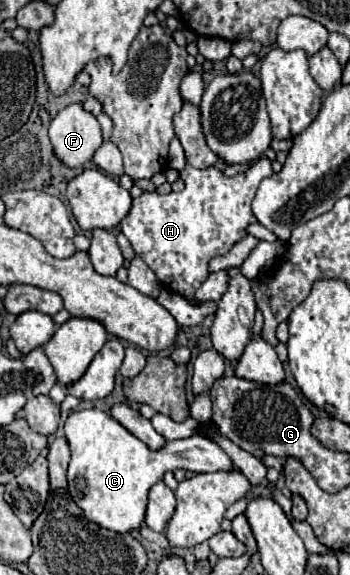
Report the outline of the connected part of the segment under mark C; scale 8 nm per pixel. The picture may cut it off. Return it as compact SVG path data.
M99 409L73 411L65 421L65 437L71 447L67 479L73 501L83 509L85 519L115 533L129 533L141 527L145 519L147 493L165 471L187 469L191 473L209 473L237 469L231 457L217 443L201 435L169 441L161 451L151 451L121 423Z

